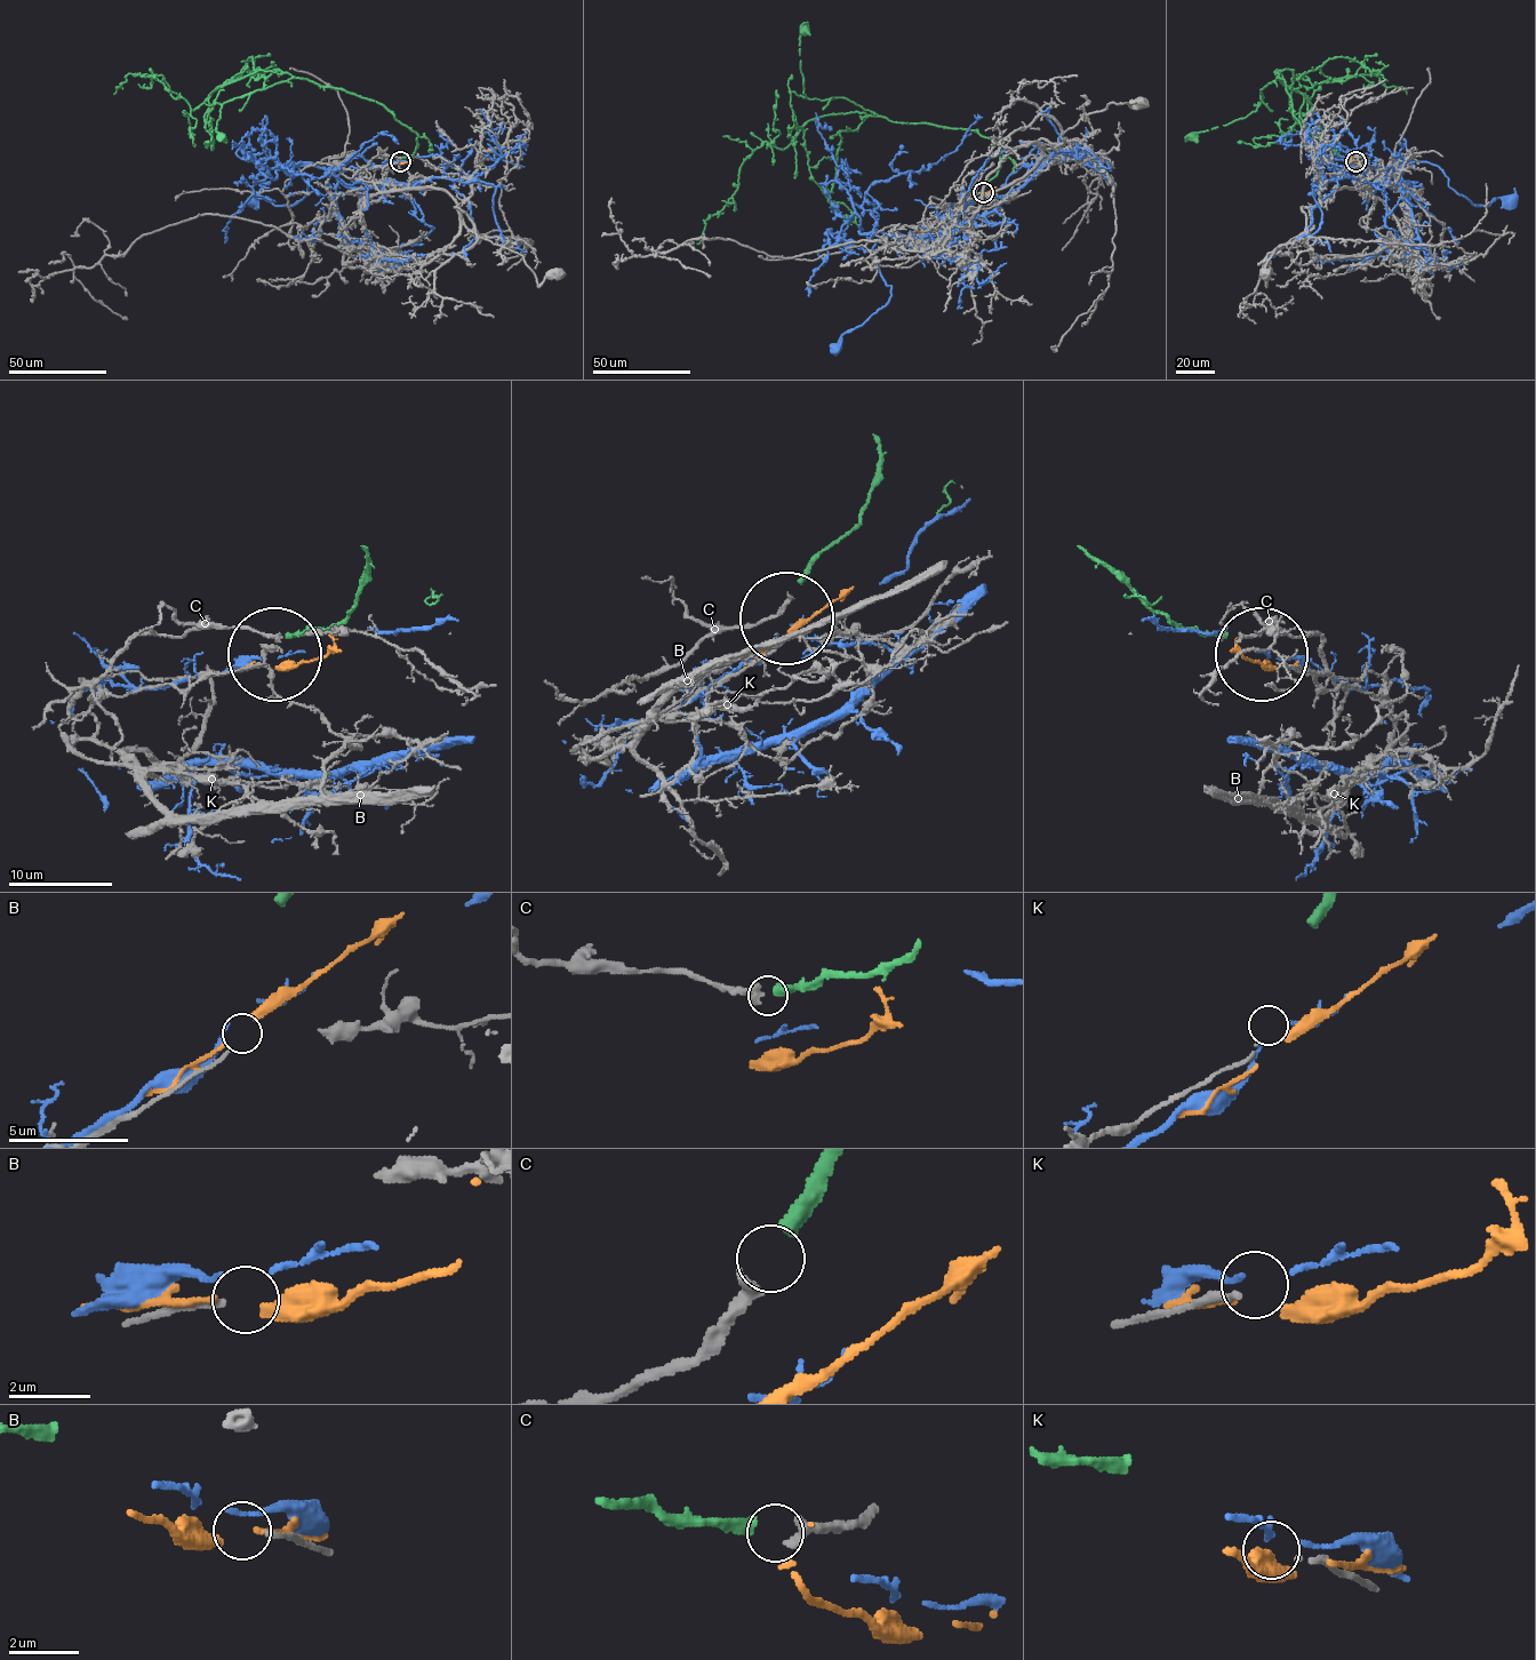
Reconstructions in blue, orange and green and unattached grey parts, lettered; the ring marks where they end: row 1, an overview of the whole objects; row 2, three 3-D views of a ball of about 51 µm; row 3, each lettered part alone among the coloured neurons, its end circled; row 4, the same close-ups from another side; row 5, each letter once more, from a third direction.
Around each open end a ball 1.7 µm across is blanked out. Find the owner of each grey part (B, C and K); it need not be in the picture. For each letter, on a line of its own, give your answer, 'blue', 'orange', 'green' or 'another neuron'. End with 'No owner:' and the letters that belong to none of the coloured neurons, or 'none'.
B: orange
C: green
K: another neuron
No owner: K

